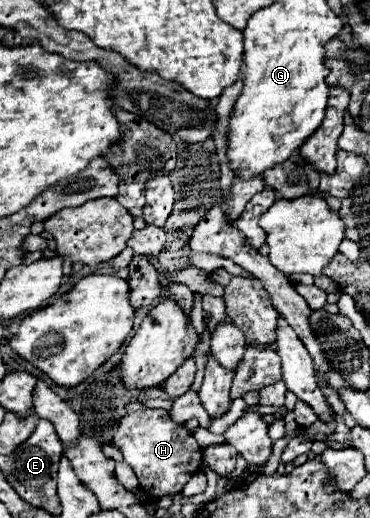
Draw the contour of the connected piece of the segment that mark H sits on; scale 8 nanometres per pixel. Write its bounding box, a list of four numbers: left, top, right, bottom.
[112,409,202,499]

